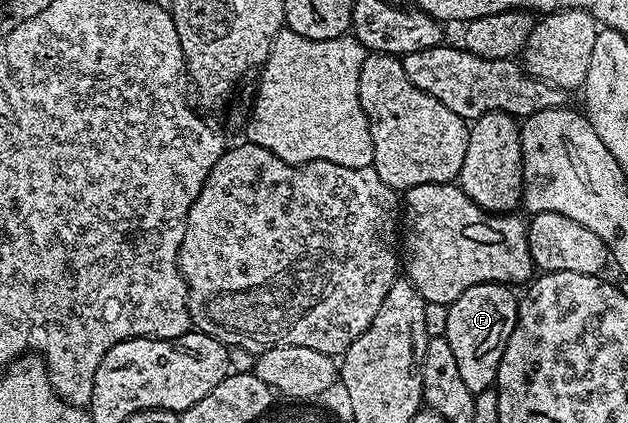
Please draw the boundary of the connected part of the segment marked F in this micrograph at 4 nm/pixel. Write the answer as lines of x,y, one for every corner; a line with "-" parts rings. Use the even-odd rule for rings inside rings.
478,283
449,305
449,325
445,338
453,348
457,370
473,394
495,387
501,357
507,348
509,333
519,316
519,299
510,286
501,283

